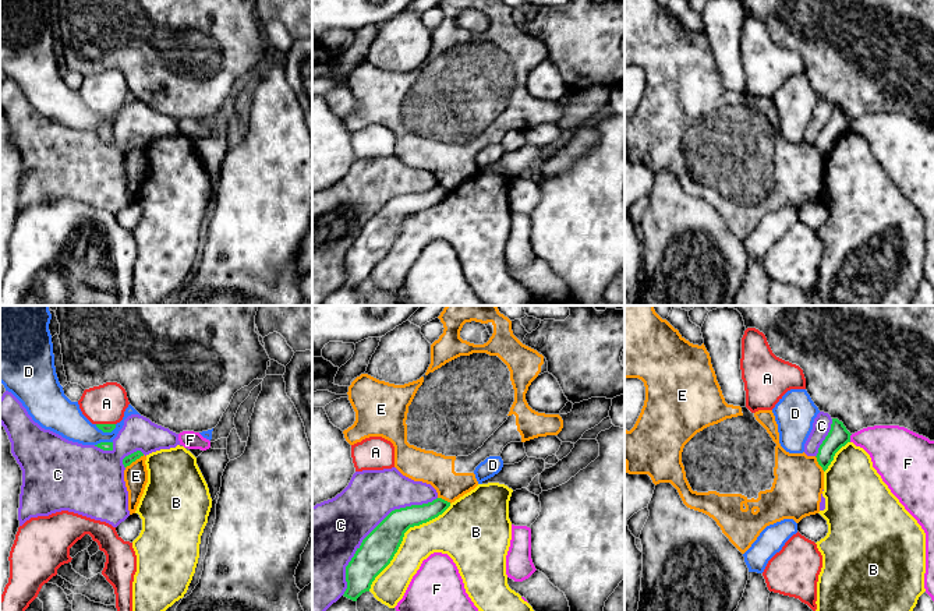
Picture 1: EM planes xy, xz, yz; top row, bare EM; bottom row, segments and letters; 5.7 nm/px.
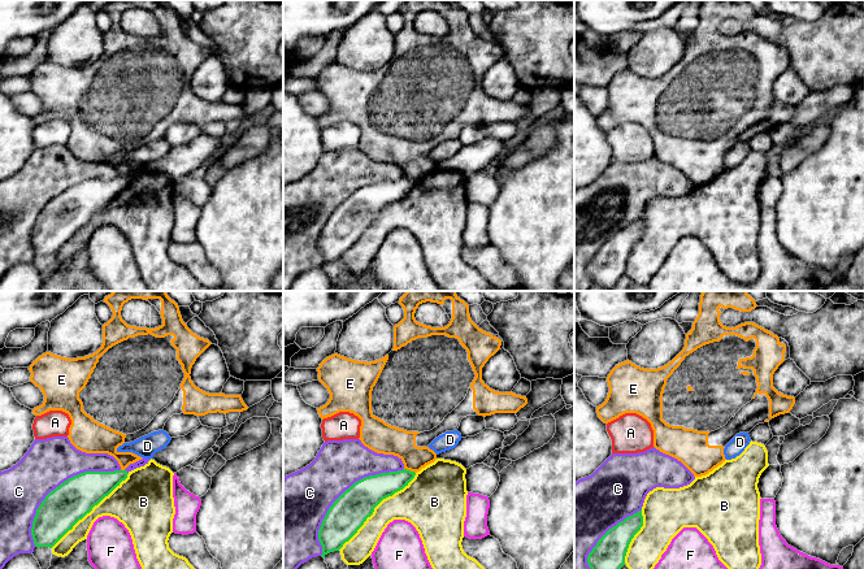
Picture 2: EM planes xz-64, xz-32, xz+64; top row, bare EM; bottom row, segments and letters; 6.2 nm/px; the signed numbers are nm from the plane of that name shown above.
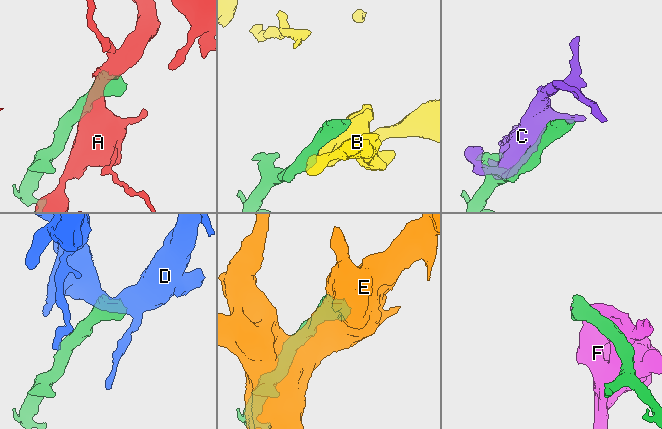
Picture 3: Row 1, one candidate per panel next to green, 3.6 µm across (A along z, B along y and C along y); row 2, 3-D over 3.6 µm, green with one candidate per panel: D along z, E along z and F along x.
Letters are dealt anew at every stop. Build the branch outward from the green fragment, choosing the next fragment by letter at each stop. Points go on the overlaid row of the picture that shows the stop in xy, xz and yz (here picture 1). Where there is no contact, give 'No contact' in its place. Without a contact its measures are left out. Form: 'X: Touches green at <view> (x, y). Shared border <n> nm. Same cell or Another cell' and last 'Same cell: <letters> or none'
A: Touches green at xy (106, 424). Shared border 110 nm. Same cell
B: Touches green at xz (402, 539). Shared border 700 nm. Another cell
C: Touches green at xz (372, 530). Shared border 800 nm. Another cell
D: Touches green at xy (106, 431). Shared border 130 nm. Another cell
E: Touches green at xy (134, 461). Shared border 130 nm. Another cell
F: Touches green at yz (849, 438). Shared border 50 nm. Another cell
Same cell: A

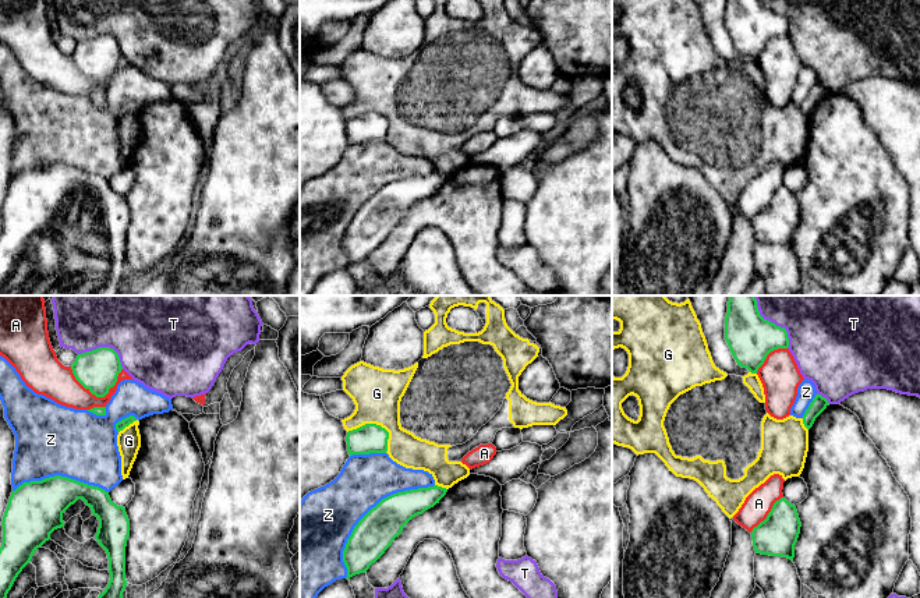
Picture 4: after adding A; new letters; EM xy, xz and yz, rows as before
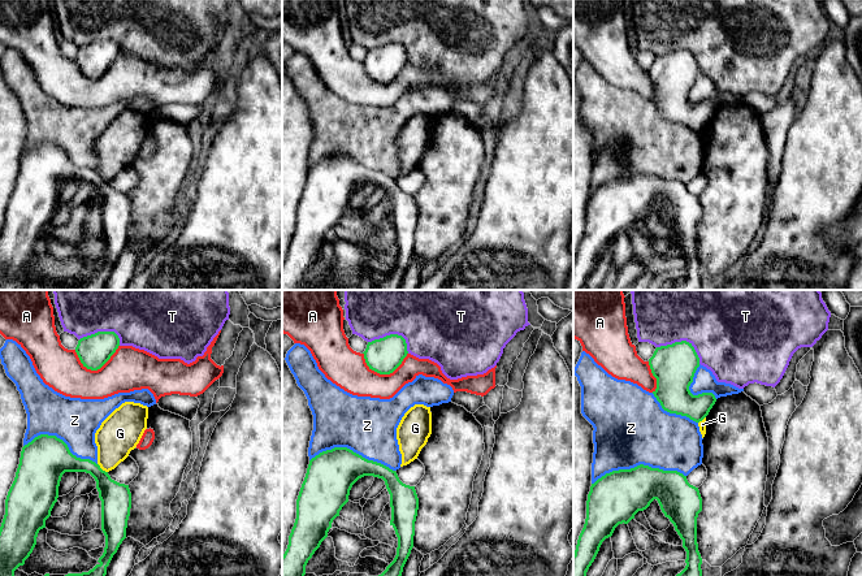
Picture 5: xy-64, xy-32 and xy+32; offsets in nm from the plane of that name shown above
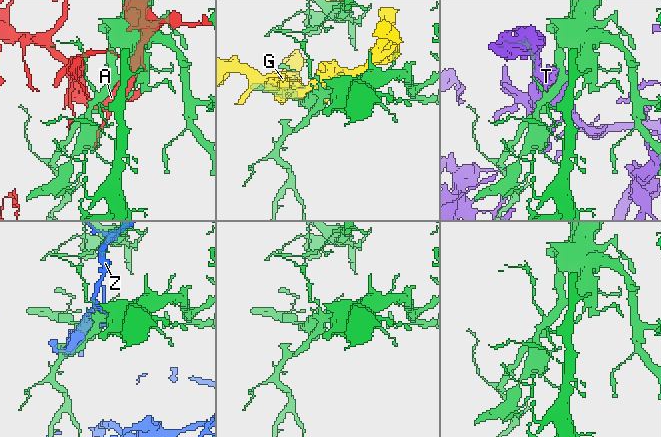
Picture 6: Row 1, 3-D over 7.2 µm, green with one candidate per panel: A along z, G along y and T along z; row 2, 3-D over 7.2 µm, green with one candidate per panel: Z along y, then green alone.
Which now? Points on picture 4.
A: Touches green at xy (96, 396). Shared border 300 nm. Another cell
G: Touches green at xz (375, 424). Shared border 260 nm. Another cell
T: Touches green at yz (771, 322). Shared border 360 nm. Another cell
Z: Touches green at xz (368, 512). Shared border 750 nm. Another cell
Same cell: none

